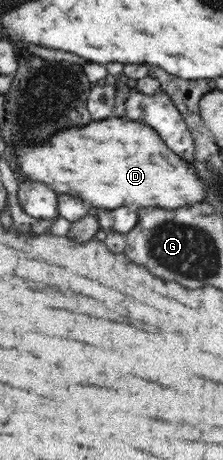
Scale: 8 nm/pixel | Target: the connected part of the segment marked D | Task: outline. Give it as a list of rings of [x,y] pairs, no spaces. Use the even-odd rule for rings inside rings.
[[[125,117],[105,118],[90,122],[84,128],[70,128],[54,134],[46,144],[40,146],[18,146],[16,148],[18,164],[17,175],[25,175],[46,183],[58,194],[80,196],[89,206],[114,210],[118,207],[133,207],[136,210],[158,207],[174,210],[180,206],[190,206],[206,200],[206,190],[198,178],[192,162],[176,156],[156,131],[142,121],[133,121]]]

